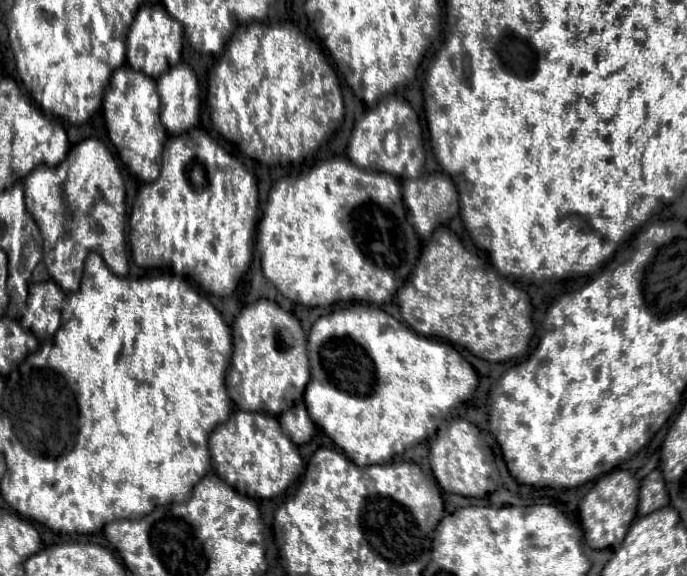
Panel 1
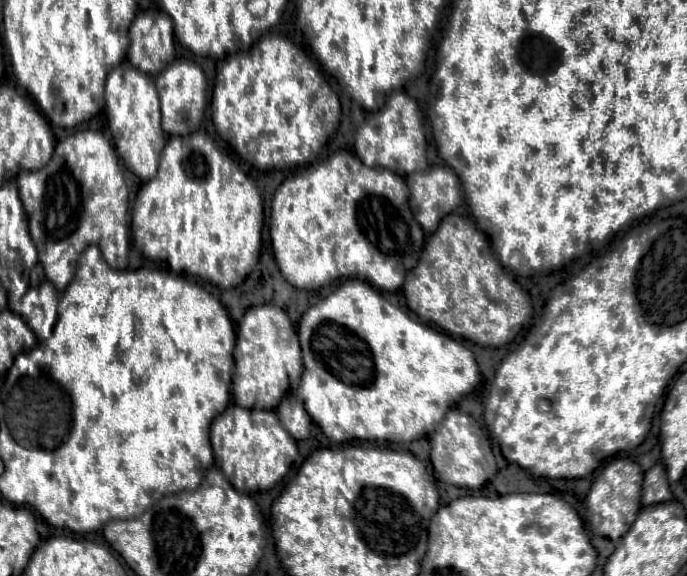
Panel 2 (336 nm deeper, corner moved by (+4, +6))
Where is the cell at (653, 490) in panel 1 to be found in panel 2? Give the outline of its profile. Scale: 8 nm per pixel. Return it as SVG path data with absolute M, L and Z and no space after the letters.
M657 462L653 468L645 472L645 482L643 482L643 498L641 504L659 504L671 500L671 490L667 482L667 472L663 470L663 464Z

